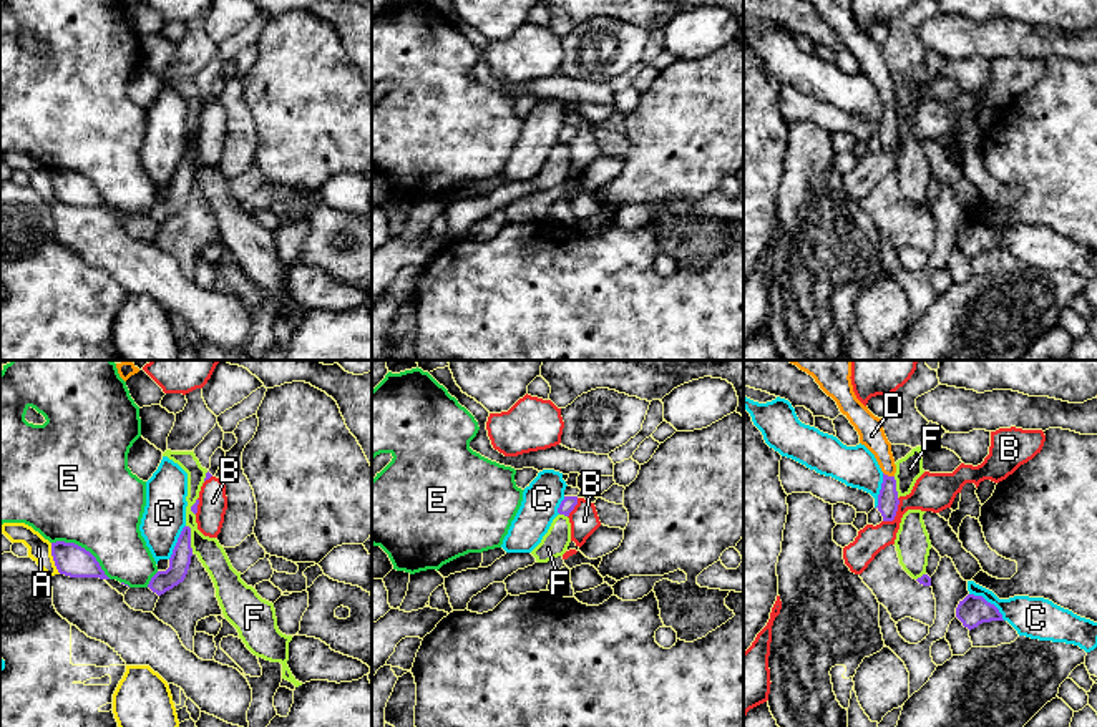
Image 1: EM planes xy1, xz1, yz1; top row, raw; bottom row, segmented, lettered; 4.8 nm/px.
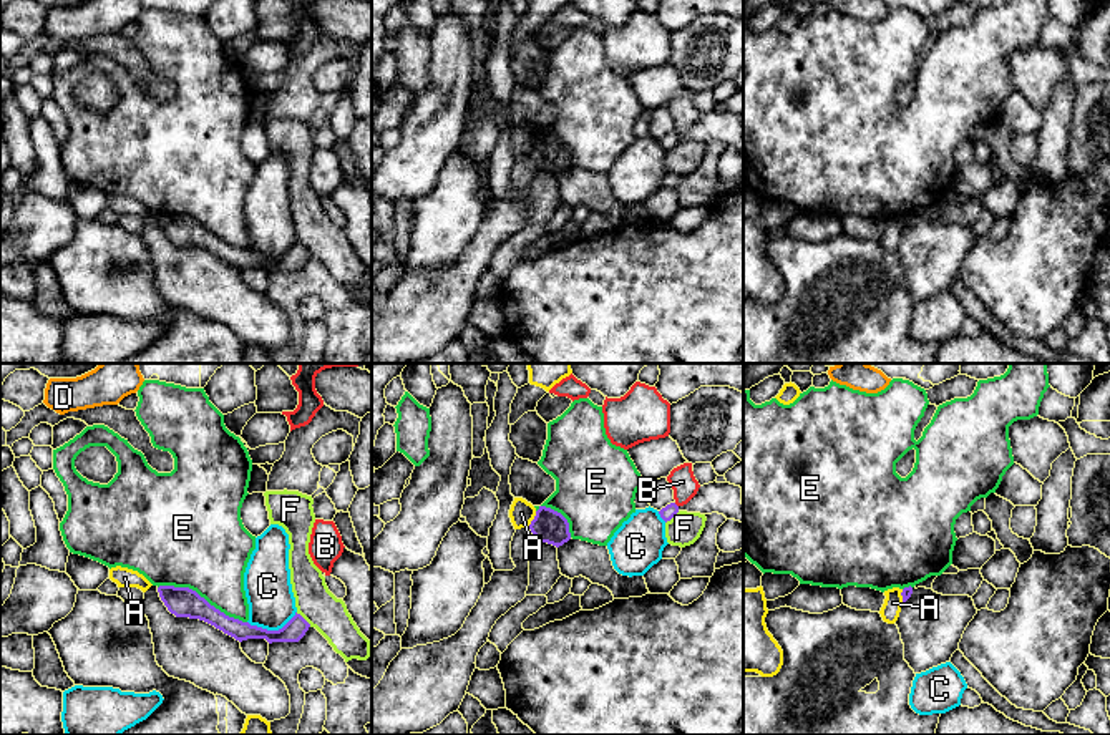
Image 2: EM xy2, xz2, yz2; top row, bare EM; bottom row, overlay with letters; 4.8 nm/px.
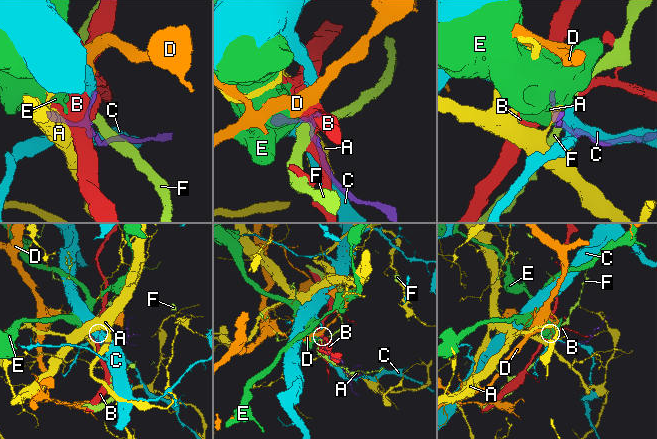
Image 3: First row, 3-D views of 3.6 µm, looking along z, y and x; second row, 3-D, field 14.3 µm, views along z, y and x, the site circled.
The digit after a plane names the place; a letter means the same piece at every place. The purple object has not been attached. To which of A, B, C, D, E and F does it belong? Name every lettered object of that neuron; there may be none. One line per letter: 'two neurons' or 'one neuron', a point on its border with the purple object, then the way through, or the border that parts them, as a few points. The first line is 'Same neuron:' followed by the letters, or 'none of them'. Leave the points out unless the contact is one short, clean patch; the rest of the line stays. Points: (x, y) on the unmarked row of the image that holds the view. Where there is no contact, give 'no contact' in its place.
Same neuron: D
A: two neurons; meets purple in xy1 at (53, 186); border along xy1 (50, 171), (53, 193), (60, 201)
B: two neurons; meets purple in yz1 at (895, 141); border along yz1 (898, 126), (895, 145), (883, 150)
C: two neurons; meets purple in xy2 at (272, 259)
D: one neuron; meets purple in yz1 at (887, 103); runs through yz1 (888, 130), (887, 103), (885, 85), (872, 63)
E: two neurons; meets purple in xy2 at (203, 226)
F: two neurons; meets purple in xy1 at (190, 166)

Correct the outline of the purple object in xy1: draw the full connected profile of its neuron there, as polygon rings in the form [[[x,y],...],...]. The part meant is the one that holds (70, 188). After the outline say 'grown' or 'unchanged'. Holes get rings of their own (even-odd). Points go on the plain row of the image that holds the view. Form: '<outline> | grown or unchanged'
[[[51,171],[51,184],[60,202],[70,206],[100,206],[110,207],[96,186],[75,171]]] | unchanged

